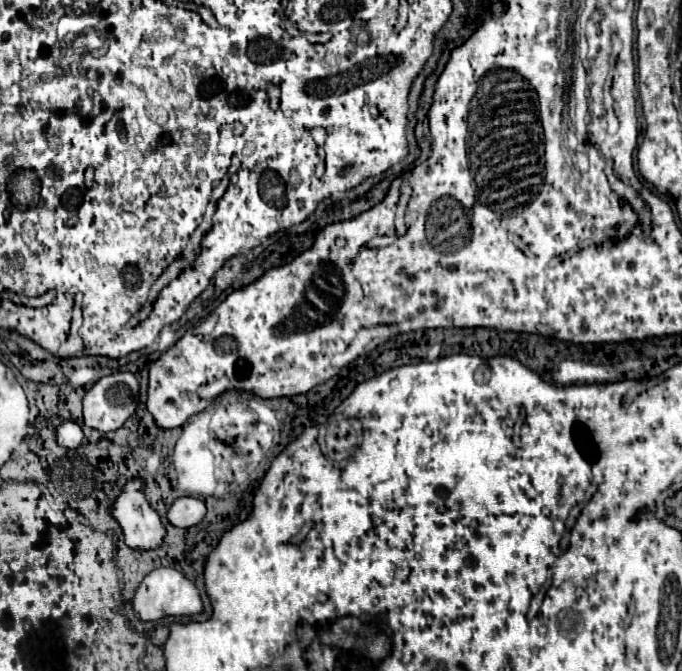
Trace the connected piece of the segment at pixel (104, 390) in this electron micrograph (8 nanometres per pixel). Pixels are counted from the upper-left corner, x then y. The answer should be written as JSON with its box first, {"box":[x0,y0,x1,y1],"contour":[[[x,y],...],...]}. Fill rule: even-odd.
{"box":[83,372,139,432],"contour":[[[131,372],[103,376],[83,398],[83,422],[99,432],[111,432],[135,412],[139,382]]]}

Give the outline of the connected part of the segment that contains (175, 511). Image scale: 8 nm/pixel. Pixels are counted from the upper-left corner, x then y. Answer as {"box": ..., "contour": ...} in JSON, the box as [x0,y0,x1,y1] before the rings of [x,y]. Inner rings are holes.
{"box":[167,498,205,528],"contour":[[[179,498],[167,512],[167,520],[175,528],[197,526],[205,516],[205,504],[199,498]]]}

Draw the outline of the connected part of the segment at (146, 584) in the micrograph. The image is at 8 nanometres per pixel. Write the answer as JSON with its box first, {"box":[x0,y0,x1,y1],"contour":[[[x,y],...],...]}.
{"box":[131,566,203,622],"contour":[[[167,566],[155,568],[143,578],[139,588],[135,590],[131,604],[143,622],[159,620],[165,616],[193,616],[203,610],[201,596],[197,592],[195,584],[189,578],[185,578],[181,572],[177,572],[175,568],[167,568]]]}

